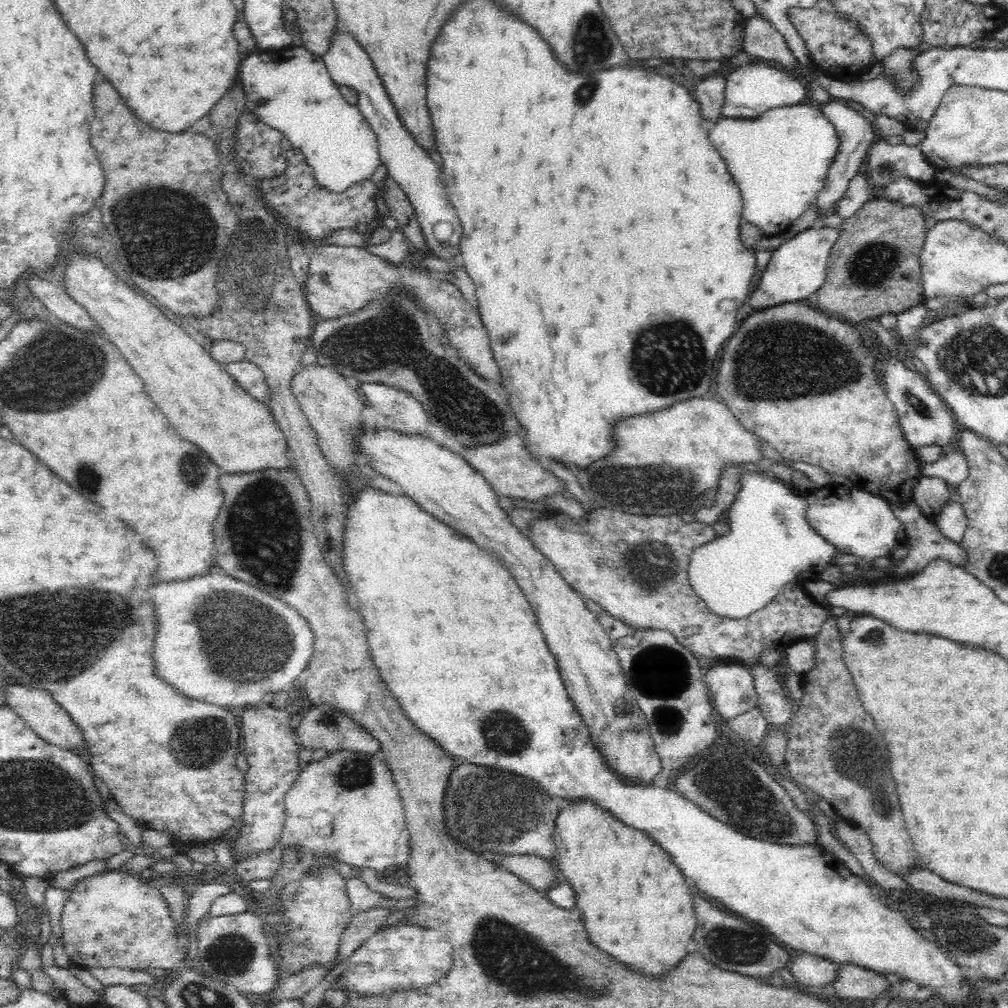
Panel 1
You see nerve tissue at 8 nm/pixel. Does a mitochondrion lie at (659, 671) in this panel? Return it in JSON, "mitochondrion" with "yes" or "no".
{"mitochondrion":"yes"}

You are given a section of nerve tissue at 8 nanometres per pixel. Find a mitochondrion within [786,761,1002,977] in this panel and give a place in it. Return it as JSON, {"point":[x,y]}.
{"point":[972,938]}

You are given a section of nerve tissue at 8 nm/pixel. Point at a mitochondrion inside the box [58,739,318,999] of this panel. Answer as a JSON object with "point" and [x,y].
{"point":[231,953]}

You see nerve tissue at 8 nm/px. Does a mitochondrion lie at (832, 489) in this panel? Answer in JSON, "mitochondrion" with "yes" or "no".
{"mitochondrion":"no"}

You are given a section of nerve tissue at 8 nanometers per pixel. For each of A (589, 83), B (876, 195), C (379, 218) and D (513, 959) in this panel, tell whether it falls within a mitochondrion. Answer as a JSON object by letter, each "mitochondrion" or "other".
{"A":"mitochondrion","B":"other","C":"other","D":"mitochondrion"}

